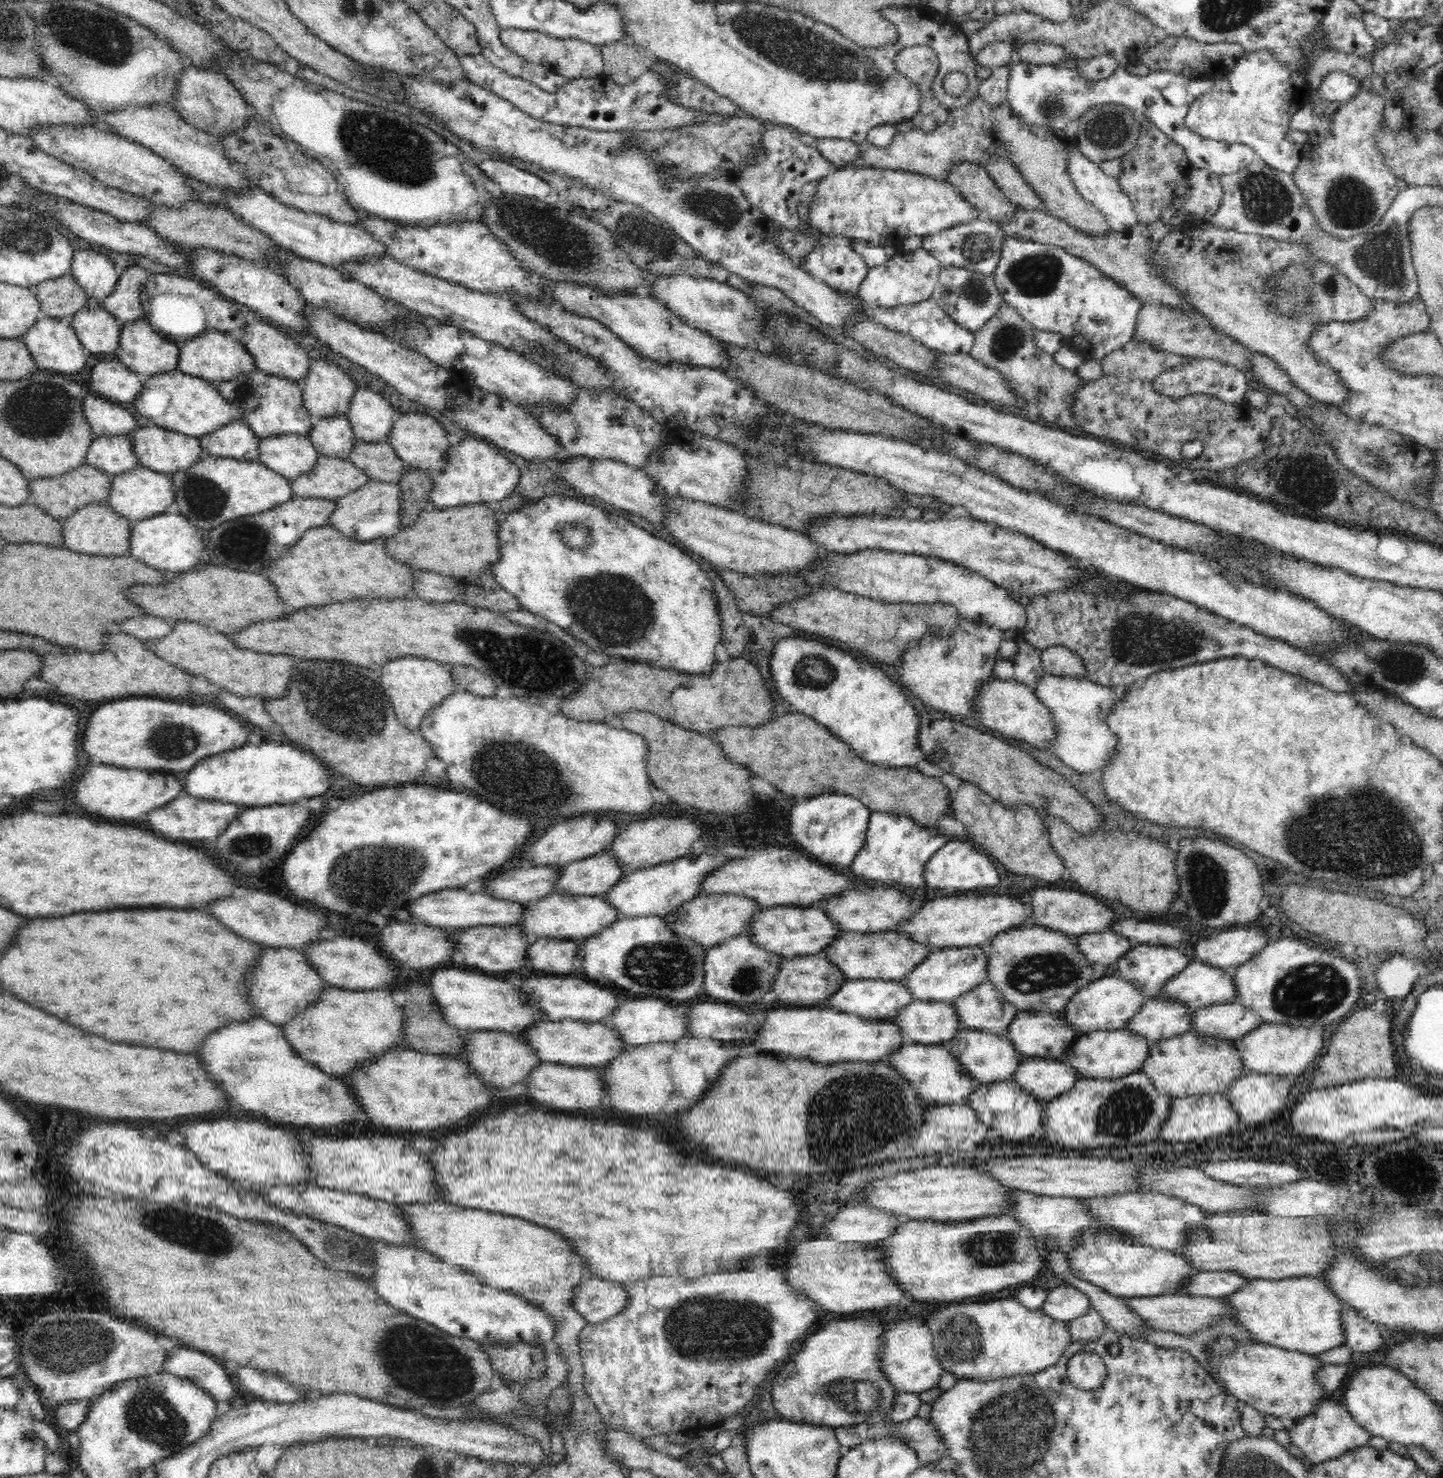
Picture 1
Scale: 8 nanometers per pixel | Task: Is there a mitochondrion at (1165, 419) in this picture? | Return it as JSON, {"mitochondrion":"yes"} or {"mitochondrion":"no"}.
{"mitochondrion":"yes"}

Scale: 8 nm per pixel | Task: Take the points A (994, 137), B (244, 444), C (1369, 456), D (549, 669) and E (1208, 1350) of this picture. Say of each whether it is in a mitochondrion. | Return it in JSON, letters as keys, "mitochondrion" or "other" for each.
{"A":"other","B":"other","C":"mitochondrion","D":"mitochondrion","E":"other"}

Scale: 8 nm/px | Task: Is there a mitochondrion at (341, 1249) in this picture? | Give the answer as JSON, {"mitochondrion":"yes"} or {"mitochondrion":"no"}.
{"mitochondrion":"yes"}

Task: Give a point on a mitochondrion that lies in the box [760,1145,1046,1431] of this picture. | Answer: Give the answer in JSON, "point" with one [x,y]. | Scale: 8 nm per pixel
{"point":[859,1397]}

